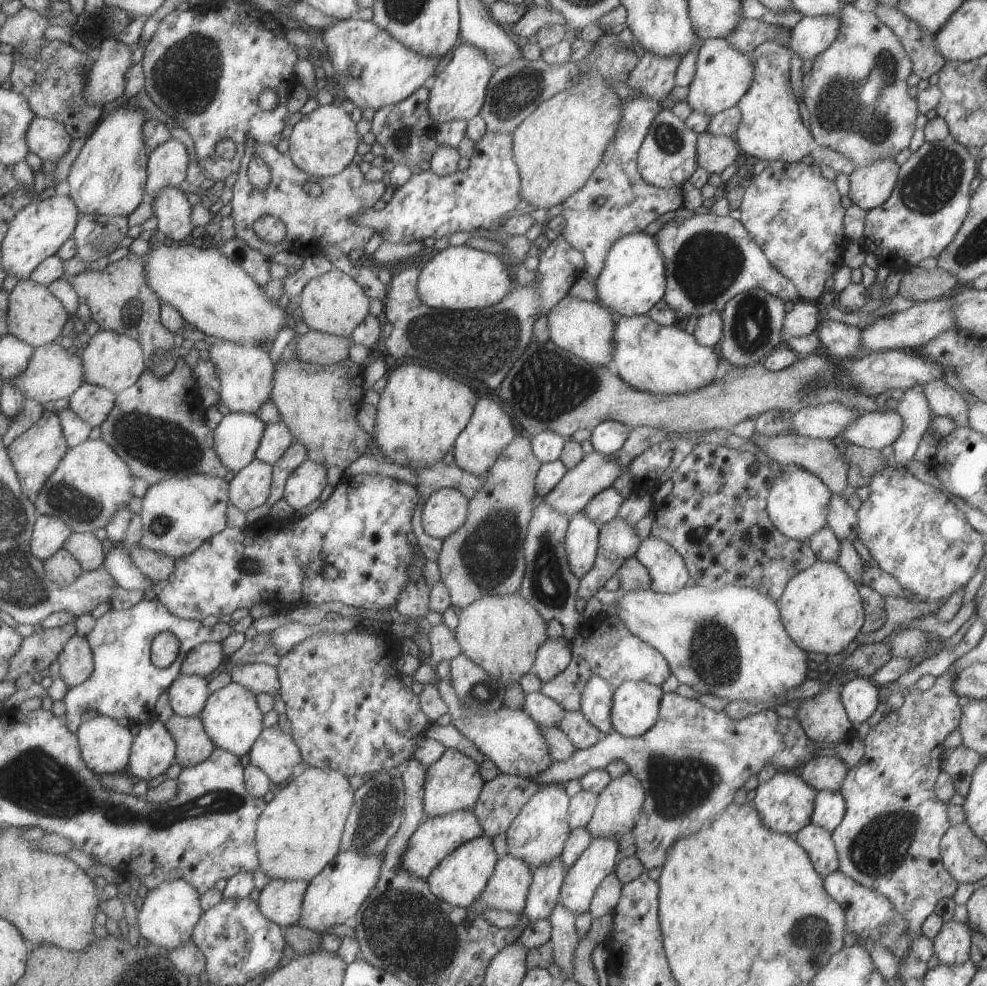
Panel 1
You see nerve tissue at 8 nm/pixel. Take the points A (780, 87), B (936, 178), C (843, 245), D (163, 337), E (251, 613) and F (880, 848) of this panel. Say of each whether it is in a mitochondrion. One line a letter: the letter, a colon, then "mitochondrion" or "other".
A: other
B: mitochondrion
C: other
D: other
E: other
F: mitochondrion

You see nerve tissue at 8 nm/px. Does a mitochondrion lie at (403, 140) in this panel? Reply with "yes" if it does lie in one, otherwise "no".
yes

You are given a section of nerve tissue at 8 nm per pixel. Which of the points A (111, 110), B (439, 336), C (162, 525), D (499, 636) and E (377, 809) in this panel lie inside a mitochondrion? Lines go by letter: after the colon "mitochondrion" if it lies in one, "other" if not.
A: other
B: mitochondrion
C: mitochondrion
D: other
E: mitochondrion

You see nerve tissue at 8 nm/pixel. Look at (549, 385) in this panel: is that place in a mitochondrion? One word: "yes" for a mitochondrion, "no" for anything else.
yes

